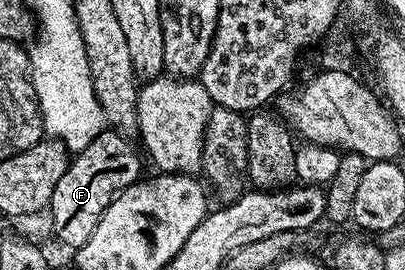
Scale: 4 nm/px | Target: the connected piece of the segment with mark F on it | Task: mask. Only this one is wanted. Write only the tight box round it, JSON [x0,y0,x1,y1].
[47,129,142,249]

